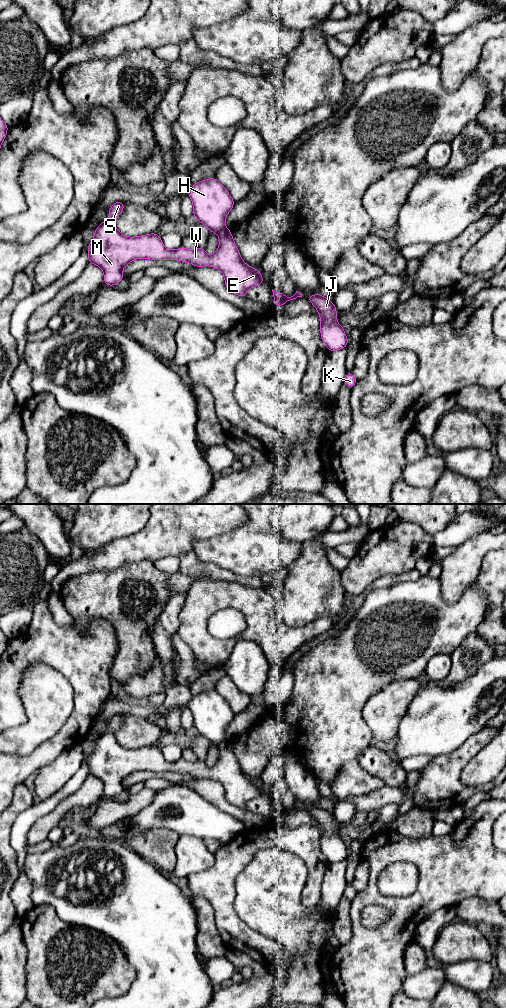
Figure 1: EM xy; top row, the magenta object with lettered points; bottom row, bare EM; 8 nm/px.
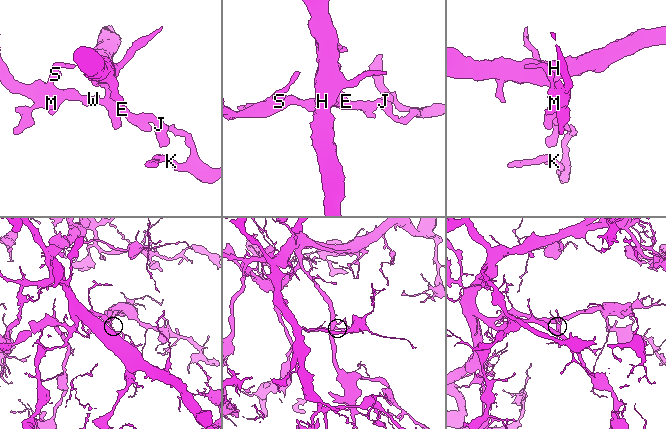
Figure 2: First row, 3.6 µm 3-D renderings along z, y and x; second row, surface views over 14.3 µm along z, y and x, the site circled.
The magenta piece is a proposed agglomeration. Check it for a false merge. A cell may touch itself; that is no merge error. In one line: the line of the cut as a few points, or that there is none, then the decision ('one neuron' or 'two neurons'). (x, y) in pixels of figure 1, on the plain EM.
cut xy (224, 739), (217, 745); two neurons

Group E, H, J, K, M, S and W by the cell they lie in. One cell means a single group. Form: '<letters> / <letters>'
E J K M S W / H

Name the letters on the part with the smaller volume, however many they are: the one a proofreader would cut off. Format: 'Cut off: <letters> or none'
Cut off: E, J, K, M, S, W

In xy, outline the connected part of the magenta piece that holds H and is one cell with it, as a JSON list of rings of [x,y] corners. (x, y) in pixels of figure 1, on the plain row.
[[[214,689],[193,696],[187,706],[193,714],[193,728],[211,745],[225,740],[226,727],[235,713],[224,697]]]

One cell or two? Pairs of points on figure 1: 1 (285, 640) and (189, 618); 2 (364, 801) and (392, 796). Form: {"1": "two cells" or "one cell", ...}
{"1": "one cell", "2": "one cell"}

